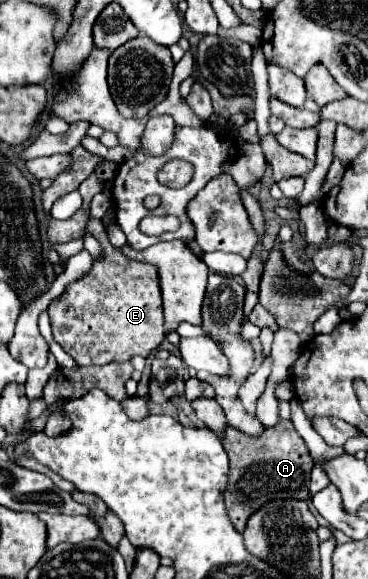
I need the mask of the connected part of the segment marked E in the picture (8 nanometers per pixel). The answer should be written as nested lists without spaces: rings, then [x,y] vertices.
[[[88,219],[86,233],[94,235],[102,243],[104,259],[94,261],[92,271],[82,281],[68,285],[64,295],[48,307],[54,341],[82,367],[130,361],[134,355],[150,357],[164,341],[158,269],[150,263],[134,261],[124,253],[114,251],[100,219]]]

